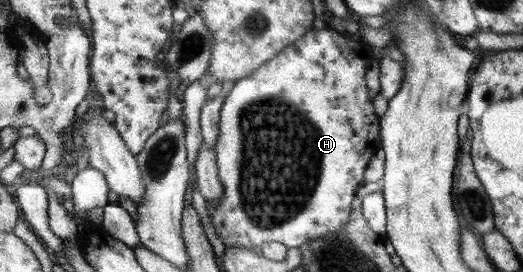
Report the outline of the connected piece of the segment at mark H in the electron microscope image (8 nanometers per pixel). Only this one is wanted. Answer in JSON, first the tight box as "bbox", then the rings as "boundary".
{"bbox":[207,26,381,250],"boundary":[[[329,26],[322,29],[311,27],[295,43],[288,45],[271,60],[260,65],[253,73],[250,73],[250,76],[243,77],[235,83],[235,87],[229,91],[229,95],[222,103],[219,135],[213,146],[218,178],[224,192],[220,200],[216,201],[216,206],[207,207],[210,211],[211,223],[223,243],[258,250],[263,243],[277,241],[288,248],[298,248],[308,241],[325,237],[328,233],[339,232],[349,222],[352,201],[355,199],[357,190],[365,183],[363,172],[381,144],[380,117],[373,108],[366,81],[368,63],[376,59],[372,47],[363,39],[347,36],[343,31],[337,33]]]}

